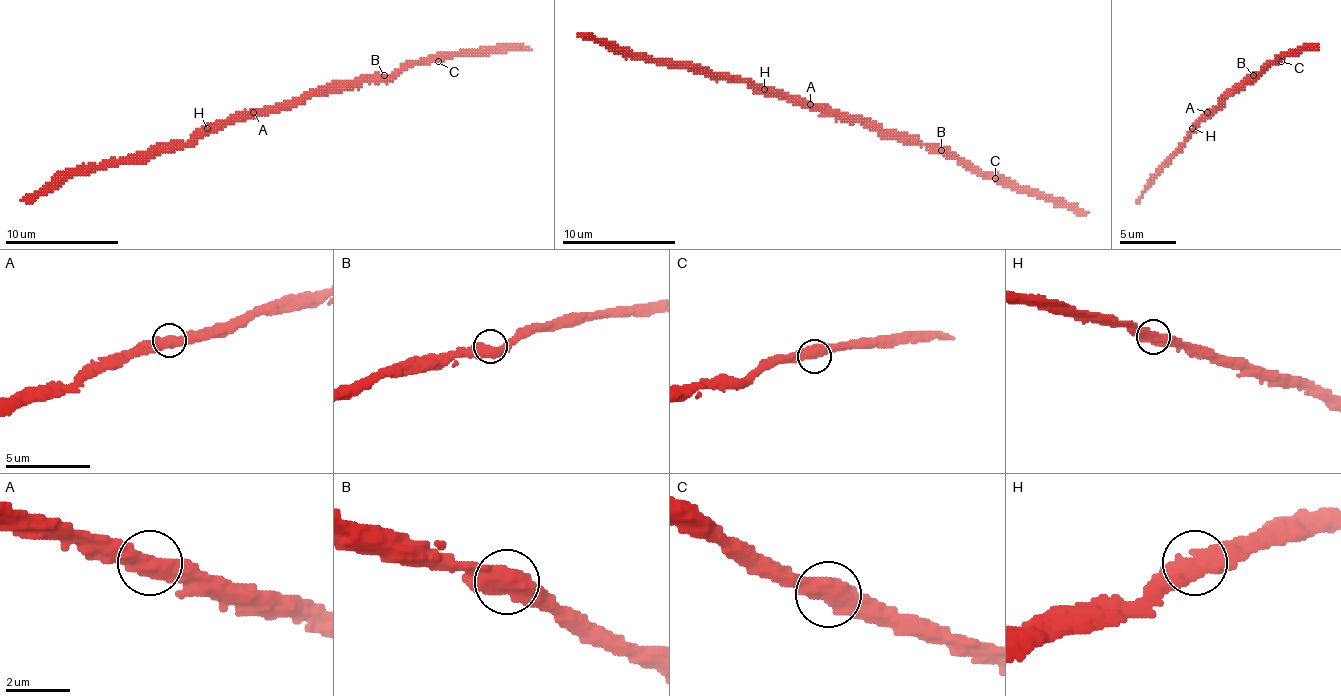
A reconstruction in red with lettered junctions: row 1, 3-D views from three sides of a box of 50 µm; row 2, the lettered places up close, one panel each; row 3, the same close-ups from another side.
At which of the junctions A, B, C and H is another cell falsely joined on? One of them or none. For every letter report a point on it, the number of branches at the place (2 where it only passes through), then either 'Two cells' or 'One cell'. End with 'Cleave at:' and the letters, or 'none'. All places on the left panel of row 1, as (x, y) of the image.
A: Place: (253, 112). Branches: 2. One cell
B: Place: (384, 75). Branches: 2. One cell
C: Place: (438, 61). Branches: 2. One cell
H: Place: (207, 128). Branches: 2. One cell
Cleave at: none

